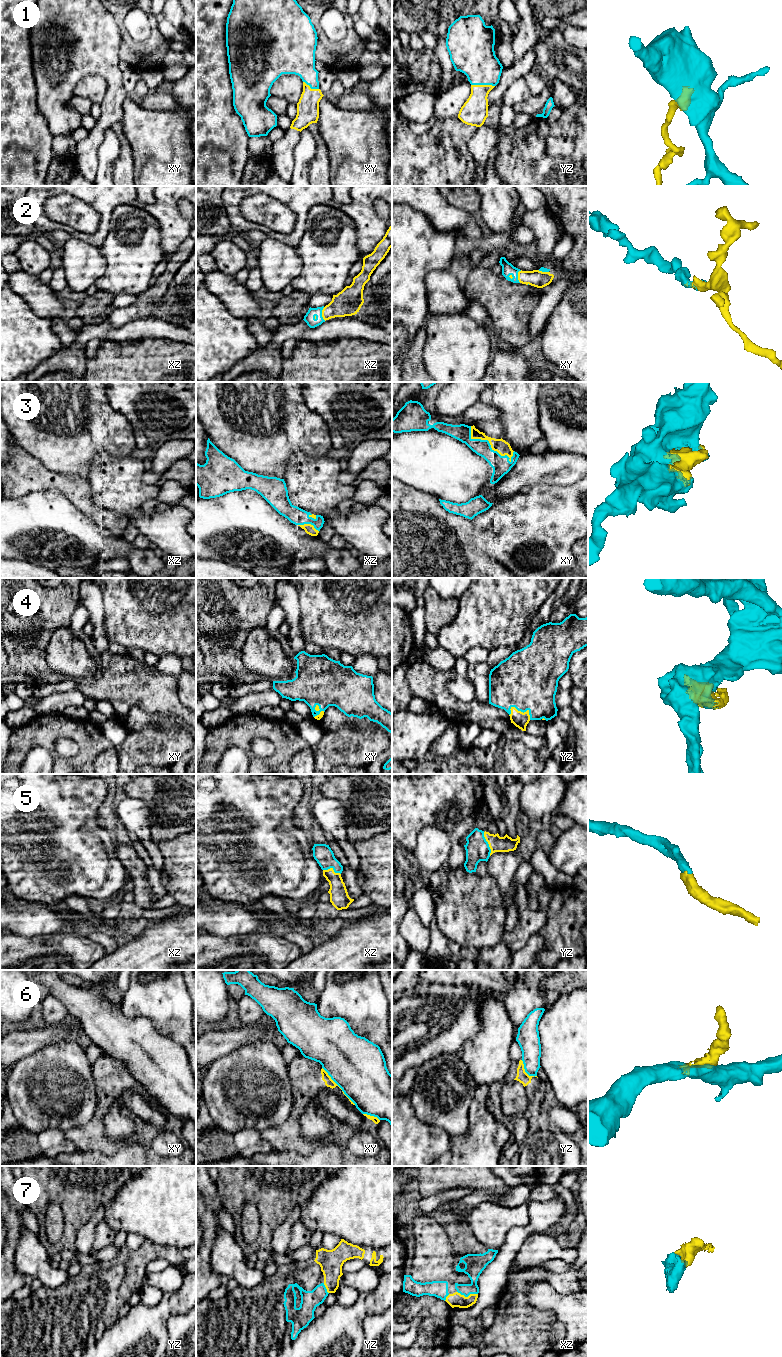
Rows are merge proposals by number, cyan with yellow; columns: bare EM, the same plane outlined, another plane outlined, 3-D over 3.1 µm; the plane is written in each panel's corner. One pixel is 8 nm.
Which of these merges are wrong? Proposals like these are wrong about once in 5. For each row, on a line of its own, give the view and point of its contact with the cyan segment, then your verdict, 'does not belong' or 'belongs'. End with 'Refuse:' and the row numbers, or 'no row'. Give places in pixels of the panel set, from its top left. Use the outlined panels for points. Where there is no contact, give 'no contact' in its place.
1: contact yz (483, 84); belongs
2: contact xz (321, 314); belongs
3: contact xy (488, 441); belongs
4: contact yz (523, 712); belongs
5: contact yz (488, 844); belongs
6: contact xy (338, 1085); does not belong
7: contact xz (467, 1296); belongs
Refuse: 6

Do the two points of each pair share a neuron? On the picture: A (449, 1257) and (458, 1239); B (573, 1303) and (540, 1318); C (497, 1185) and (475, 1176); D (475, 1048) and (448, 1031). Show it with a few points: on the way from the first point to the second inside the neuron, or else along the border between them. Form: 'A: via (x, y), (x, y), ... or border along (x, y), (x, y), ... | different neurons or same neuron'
A: border along (442, 1227), (460, 1257), (456, 1266), (459, 1271) | different neurons
B: border along (532, 1305), (552, 1309), (556, 1319) | different neurons
C: via (492, 1183), (480, 1177) | same neuron
D: border along (481, 1025), (481, 1028), (466, 1042), (460, 1052) | different neurons

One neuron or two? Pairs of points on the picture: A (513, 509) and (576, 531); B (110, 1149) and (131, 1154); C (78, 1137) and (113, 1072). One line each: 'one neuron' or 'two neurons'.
A: one neuron
B: two neurons
C: one neuron

